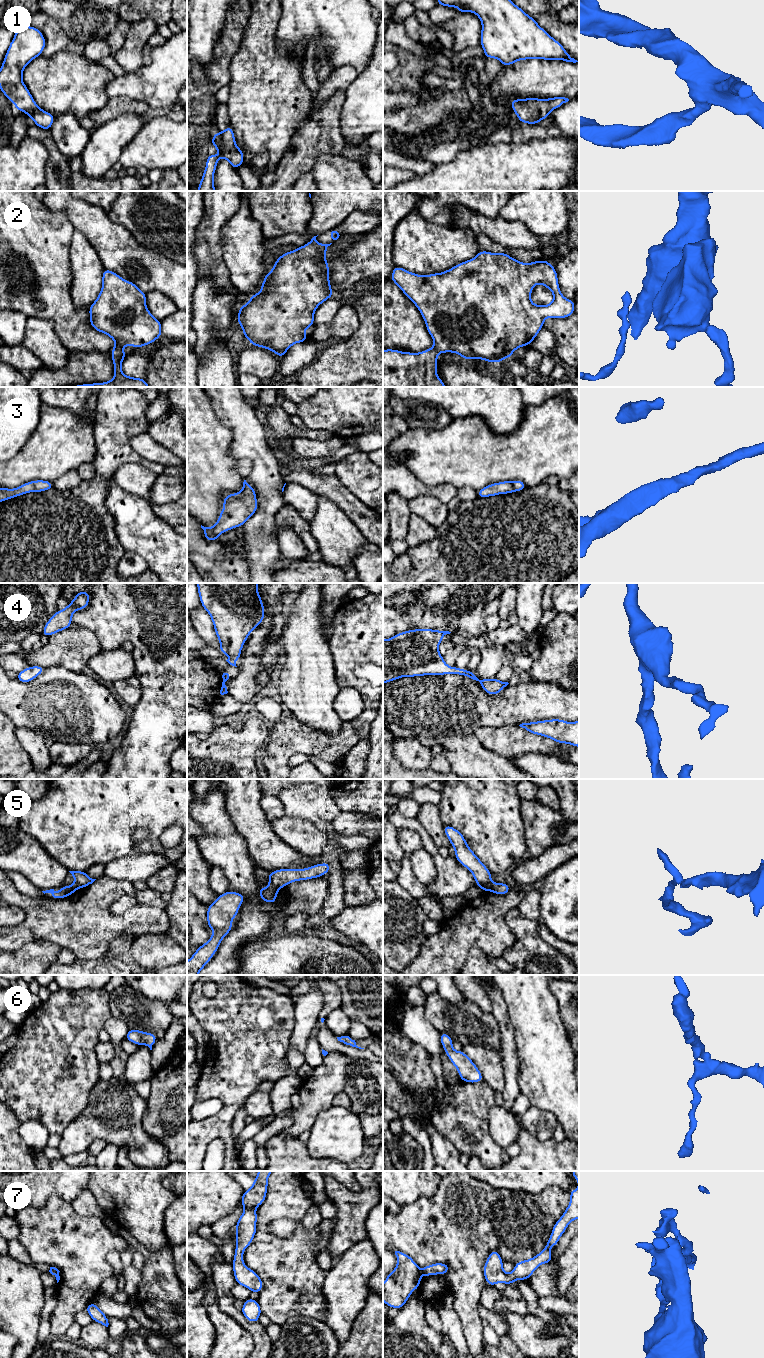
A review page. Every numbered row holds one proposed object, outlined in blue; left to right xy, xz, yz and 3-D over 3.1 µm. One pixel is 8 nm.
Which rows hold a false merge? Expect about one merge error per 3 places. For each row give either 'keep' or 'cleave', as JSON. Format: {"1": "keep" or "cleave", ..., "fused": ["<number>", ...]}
{"1": "keep", "2": "keep", "3": "keep", "4": "keep", "5": "cleave", "6": "keep", "7": "cleave", "fused": ["5", "7"]}

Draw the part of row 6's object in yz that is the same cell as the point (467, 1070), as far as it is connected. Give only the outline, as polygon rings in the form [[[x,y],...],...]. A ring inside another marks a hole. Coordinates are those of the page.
[[[444,1032],[440,1033],[440,1035],[444,1051],[452,1064],[457,1068],[460,1079],[469,1083],[482,1082],[482,1074],[474,1062],[462,1050],[454,1050],[452,1046],[453,1040],[449,1035]]]

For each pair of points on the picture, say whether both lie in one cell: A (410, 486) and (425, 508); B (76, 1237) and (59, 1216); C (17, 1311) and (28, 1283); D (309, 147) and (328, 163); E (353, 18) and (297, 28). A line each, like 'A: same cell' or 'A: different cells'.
A: different cells
B: same cell
C: same cell
D: different cells
E: same cell

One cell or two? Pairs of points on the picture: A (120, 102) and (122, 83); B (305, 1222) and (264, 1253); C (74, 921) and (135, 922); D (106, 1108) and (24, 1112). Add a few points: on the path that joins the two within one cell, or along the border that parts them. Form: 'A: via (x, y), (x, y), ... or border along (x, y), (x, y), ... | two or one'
A: border along (109, 97), (127, 96), (143, 102) | two
B: border along (312, 1205), (299, 1222), (306, 1230) | two
C: border along (122, 916), (132, 934) | two
D: border along (93, 1087), (89, 1093), (86, 1107), (67, 1125) | two

